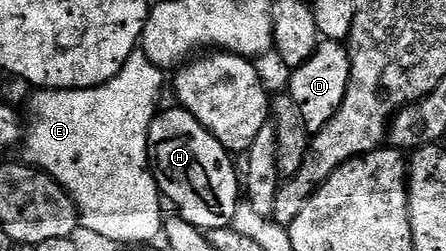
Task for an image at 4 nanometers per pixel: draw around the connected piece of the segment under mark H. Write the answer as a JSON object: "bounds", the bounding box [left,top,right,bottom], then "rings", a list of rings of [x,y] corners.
{"bounds":[149,108,239,232],"rings":[[[180,108],[162,109],[149,129],[149,160],[158,190],[177,205],[176,213],[180,217],[206,232],[231,226],[239,203],[239,170],[233,167],[234,159],[229,151],[219,144],[219,140],[215,140],[215,136],[211,136],[211,132],[207,132],[207,128],[203,128],[203,124],[199,124],[199,120],[195,120],[195,116]]]}

